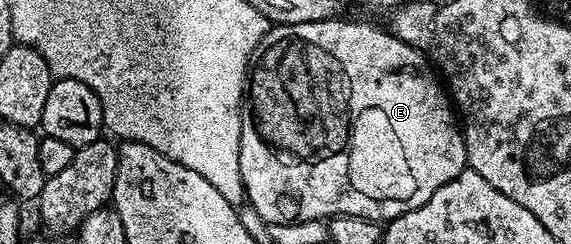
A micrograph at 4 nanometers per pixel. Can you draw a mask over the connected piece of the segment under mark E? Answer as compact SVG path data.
M341 17L308 24L271 25L260 44L248 71L244 91L244 113L240 136L240 176L244 180L246 202L256 208L269 225L292 225L302 221L323 221L340 216L364 216L385 224L392 218L412 212L432 200L434 193L448 184L462 170L467 169L466 140L456 117L452 99L444 89L431 63L416 48L404 44L389 29L373 26L370 22L342 22Z

